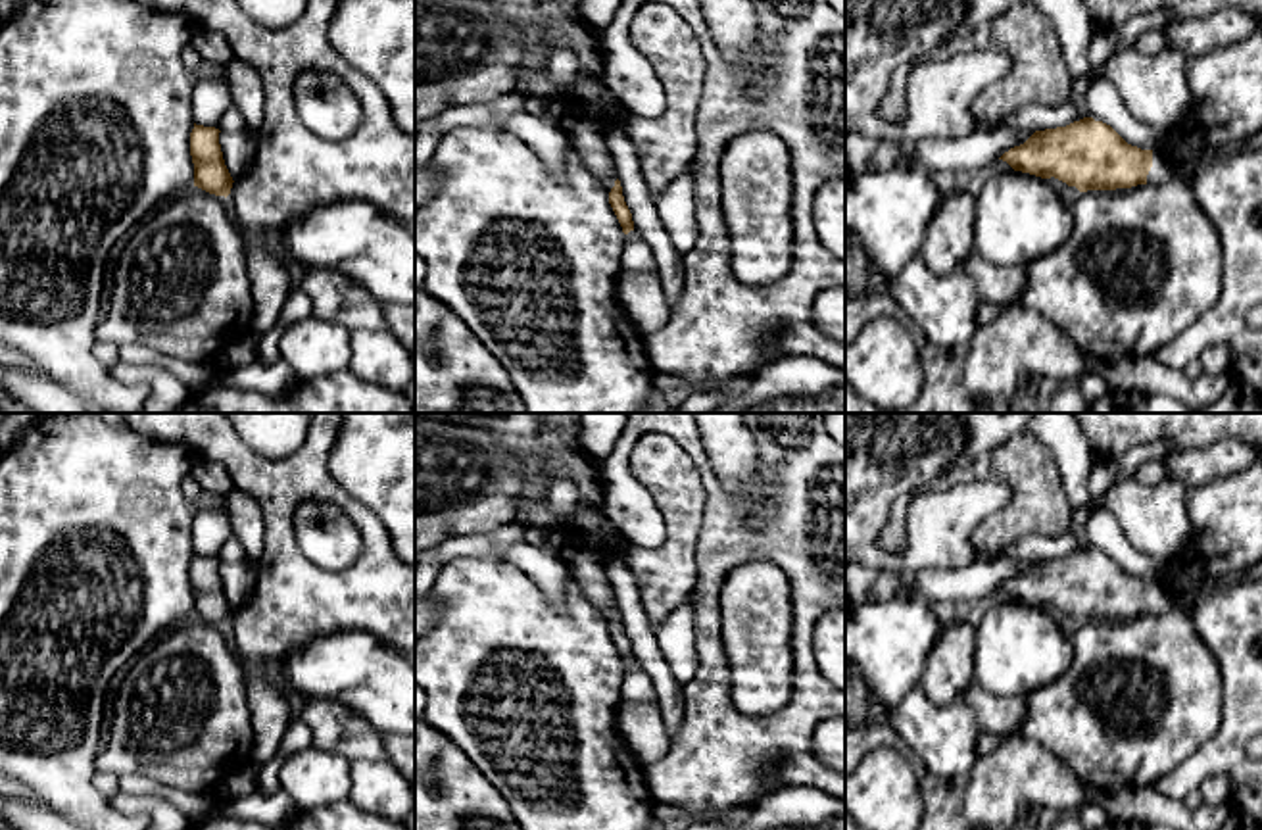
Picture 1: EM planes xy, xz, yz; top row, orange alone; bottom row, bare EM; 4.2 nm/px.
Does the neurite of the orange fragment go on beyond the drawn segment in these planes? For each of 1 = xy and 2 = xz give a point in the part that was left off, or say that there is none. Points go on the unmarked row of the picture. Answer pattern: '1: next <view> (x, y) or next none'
1: next none
2: next none

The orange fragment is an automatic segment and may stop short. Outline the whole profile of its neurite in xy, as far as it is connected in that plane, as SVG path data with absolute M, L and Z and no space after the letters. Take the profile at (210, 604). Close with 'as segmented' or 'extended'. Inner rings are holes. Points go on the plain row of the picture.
M194 553L190 563L190 586L194 594L194 617L227 628L234 611L223 590L219 563L215 557Z | as segmented

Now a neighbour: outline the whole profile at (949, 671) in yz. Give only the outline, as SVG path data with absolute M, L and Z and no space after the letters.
M966 622L941 626L920 678L920 688L926 697L939 707L962 697L974 682L974 657L974 626Z

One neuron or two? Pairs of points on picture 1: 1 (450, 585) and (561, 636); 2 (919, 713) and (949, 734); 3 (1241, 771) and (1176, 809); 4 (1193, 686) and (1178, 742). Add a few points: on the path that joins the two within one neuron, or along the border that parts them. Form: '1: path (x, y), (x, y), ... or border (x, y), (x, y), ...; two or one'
1: path (477, 598), (511, 633), (534, 636); one
2: path (926, 721), (942, 734); one
3: border (1149, 788), (1182, 802); two
4: path (1180, 700), (1178, 729); one

